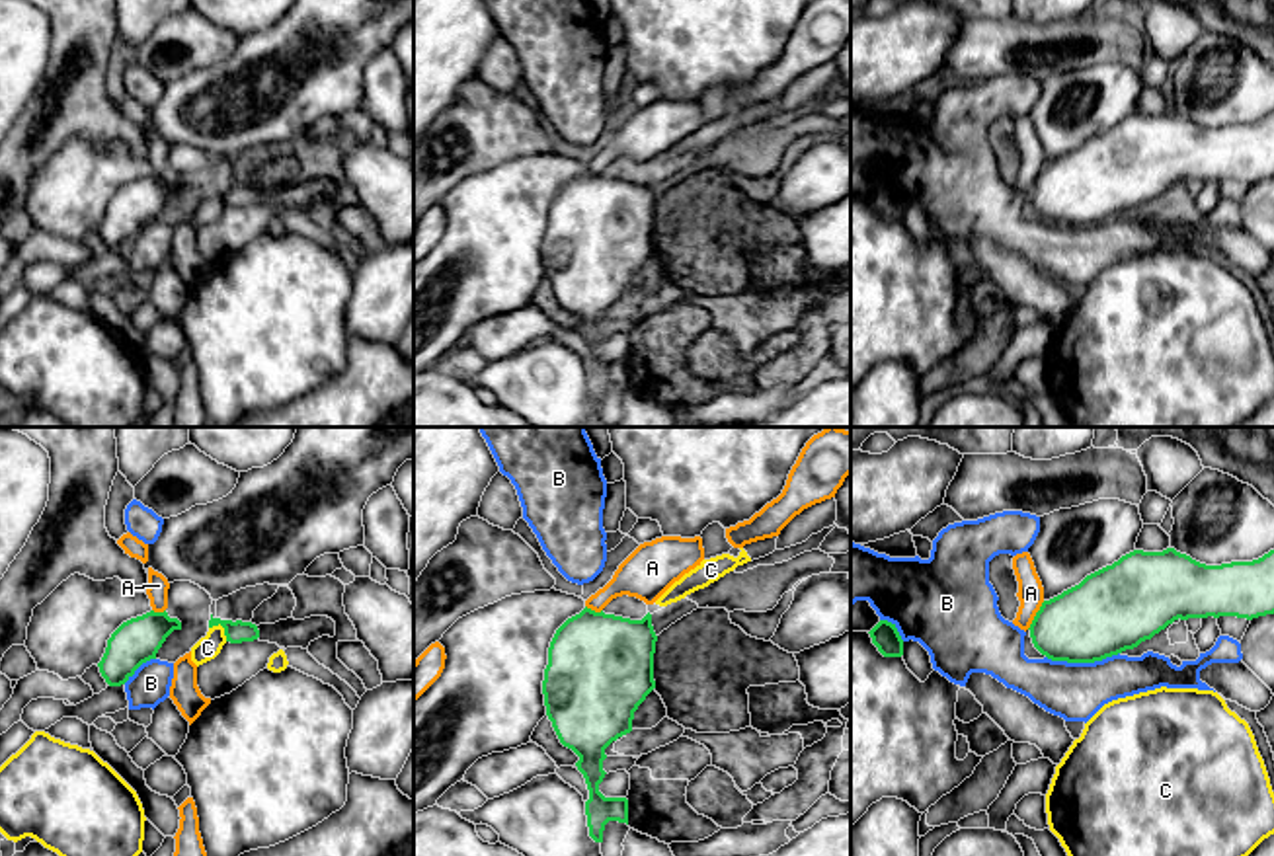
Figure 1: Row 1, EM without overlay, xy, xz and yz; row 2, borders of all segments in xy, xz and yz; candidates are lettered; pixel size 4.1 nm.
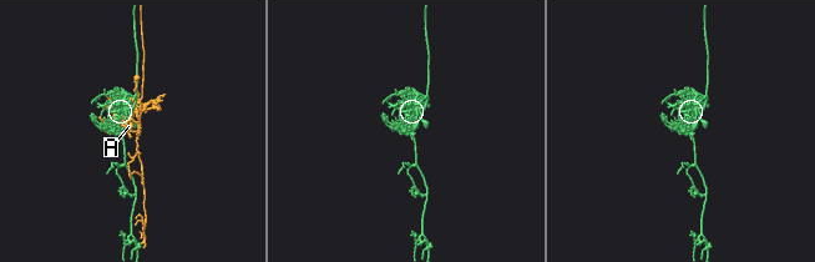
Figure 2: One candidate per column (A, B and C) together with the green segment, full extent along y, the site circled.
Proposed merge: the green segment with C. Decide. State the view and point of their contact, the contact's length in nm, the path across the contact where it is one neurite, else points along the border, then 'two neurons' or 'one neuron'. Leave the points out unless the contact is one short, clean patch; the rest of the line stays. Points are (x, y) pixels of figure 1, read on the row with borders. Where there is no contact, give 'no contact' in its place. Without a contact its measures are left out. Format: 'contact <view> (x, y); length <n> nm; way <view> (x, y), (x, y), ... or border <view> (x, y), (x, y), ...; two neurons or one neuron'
contact xy (223, 626); length 100 nm; border xy (209, 626), (219, 624), (227, 640); two neurons

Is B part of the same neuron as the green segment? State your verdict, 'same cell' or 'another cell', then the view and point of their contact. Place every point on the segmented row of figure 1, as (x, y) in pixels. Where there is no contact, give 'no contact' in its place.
another cell | yz (1081, 661)

